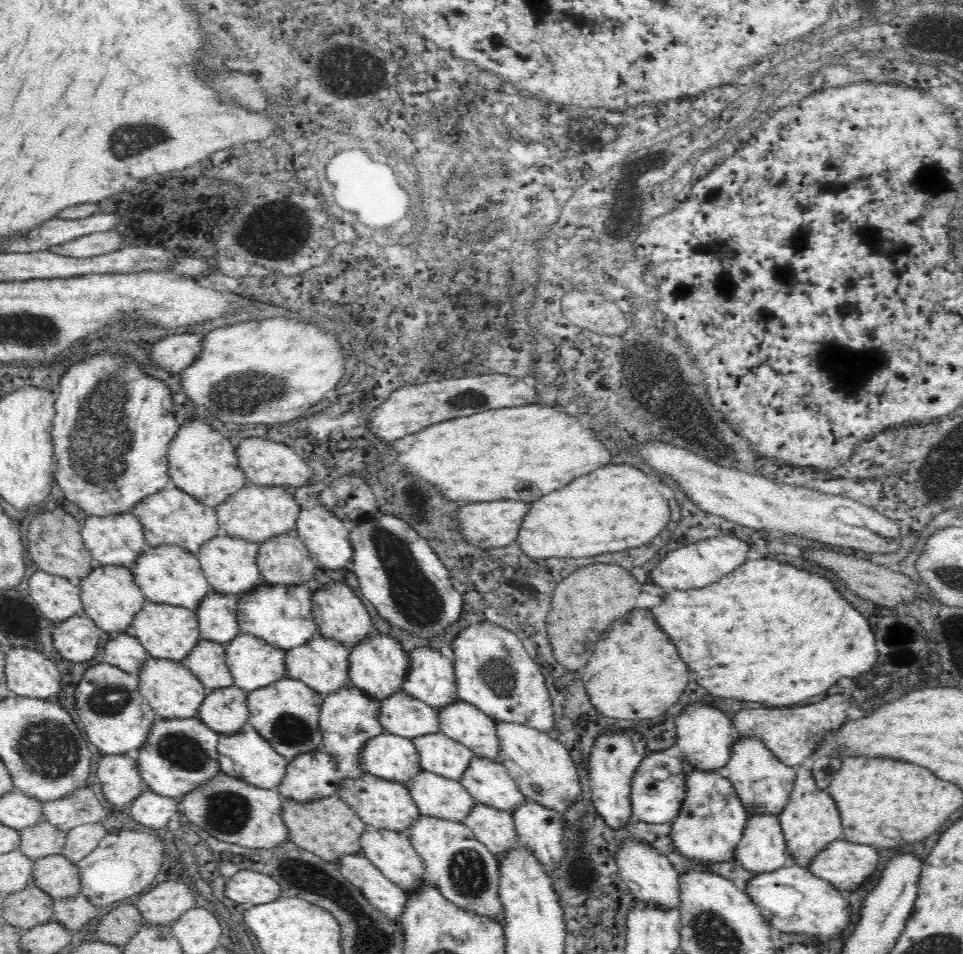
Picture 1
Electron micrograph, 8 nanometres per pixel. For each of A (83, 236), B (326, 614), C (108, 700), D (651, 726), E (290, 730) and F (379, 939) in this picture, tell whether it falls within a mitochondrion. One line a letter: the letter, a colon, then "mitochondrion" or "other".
A: other
B: other
C: mitochondrion
D: other
E: mitochondrion
F: mitochondrion

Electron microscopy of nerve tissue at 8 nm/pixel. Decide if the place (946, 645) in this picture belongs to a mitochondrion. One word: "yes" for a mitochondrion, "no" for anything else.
no

